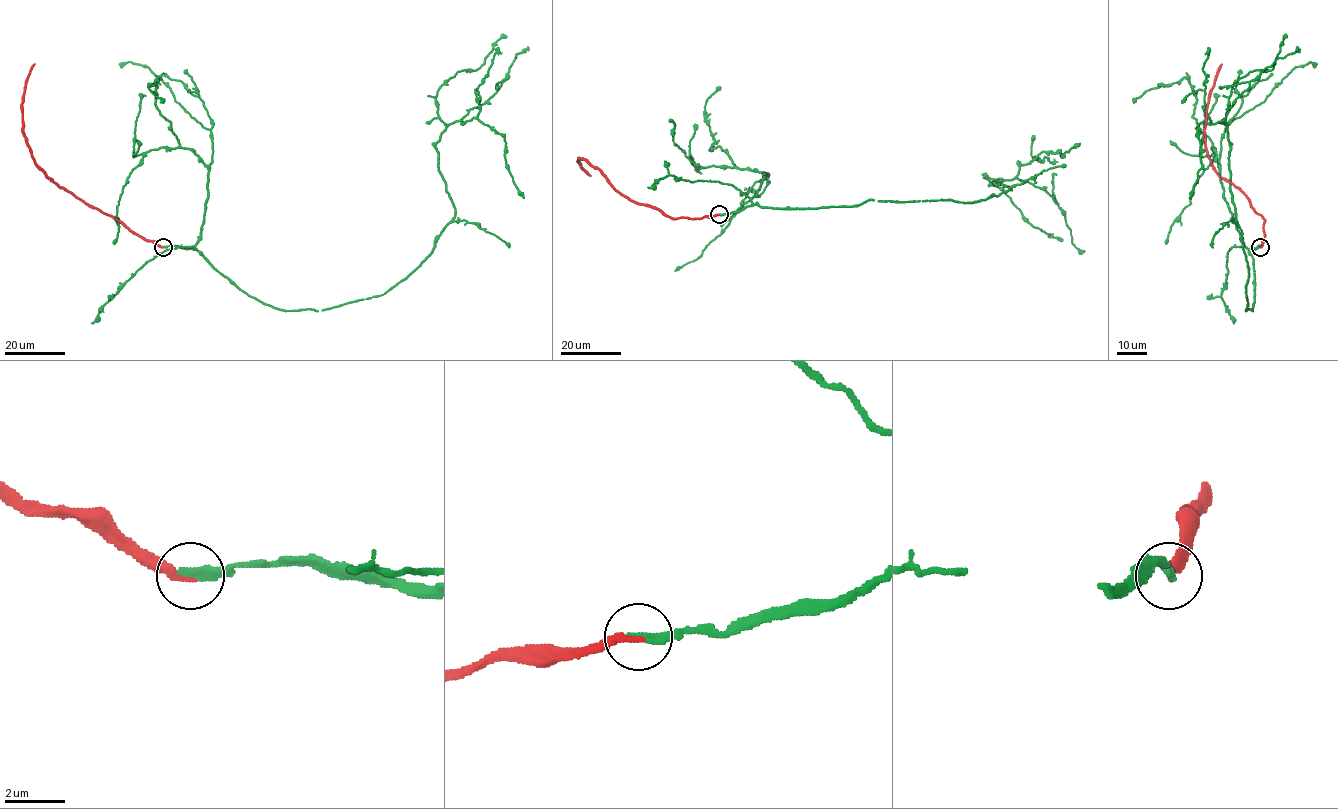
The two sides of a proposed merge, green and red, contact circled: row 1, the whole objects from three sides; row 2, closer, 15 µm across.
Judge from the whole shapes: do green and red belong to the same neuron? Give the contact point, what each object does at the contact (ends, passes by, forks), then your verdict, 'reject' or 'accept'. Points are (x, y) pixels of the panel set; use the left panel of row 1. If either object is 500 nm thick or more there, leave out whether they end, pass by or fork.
at (163, 247); green ends there; red ends there; accept

